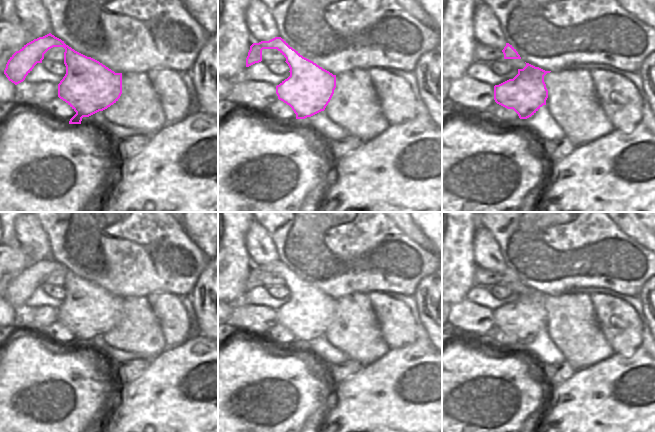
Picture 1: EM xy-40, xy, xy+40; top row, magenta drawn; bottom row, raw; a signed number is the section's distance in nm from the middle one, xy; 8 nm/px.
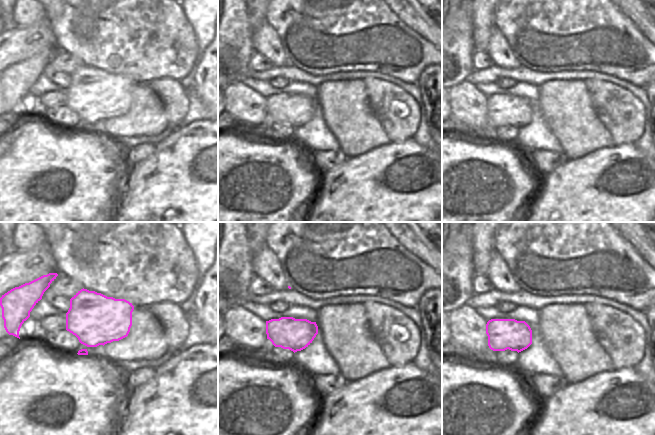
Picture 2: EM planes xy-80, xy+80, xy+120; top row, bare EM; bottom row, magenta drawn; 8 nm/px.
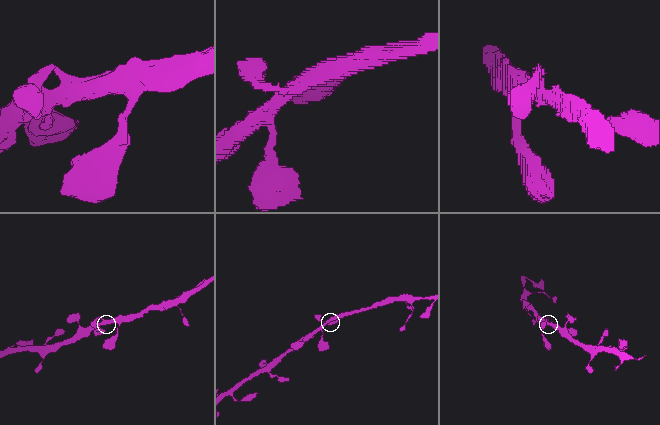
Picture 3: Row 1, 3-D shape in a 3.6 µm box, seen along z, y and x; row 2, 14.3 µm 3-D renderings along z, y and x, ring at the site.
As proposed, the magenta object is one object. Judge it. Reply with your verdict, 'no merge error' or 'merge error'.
no merge error

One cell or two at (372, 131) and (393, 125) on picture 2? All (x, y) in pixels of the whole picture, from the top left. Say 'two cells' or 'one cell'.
two cells

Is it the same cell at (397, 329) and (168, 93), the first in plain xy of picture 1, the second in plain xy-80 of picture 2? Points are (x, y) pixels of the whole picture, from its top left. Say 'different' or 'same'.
same

